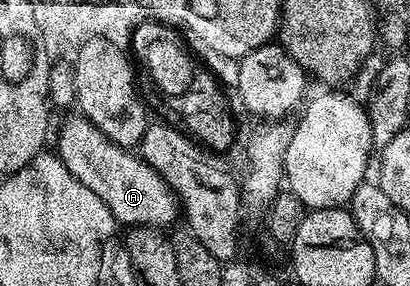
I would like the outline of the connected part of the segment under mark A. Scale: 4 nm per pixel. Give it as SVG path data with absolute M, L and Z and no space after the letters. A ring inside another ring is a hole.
M74 115L59 129L59 149L57 148L57 155L65 163L65 167L69 167L69 171L74 175L78 181L85 183L85 187L89 187L89 191L93 191L93 195L97 195L101 199L101 203L105 203L105 207L109 207L109 211L115 216L116 222L123 227L134 227L136 225L149 225L152 229L163 229L171 225L175 220L180 220L181 206L179 198L175 196L174 191L169 187L169 183L165 183L165 179L161 179L161 175L153 167L149 167L149 163L145 163L143 158L136 155L130 148L118 145L109 140L103 132L95 125L91 124L86 117L82 115Z

